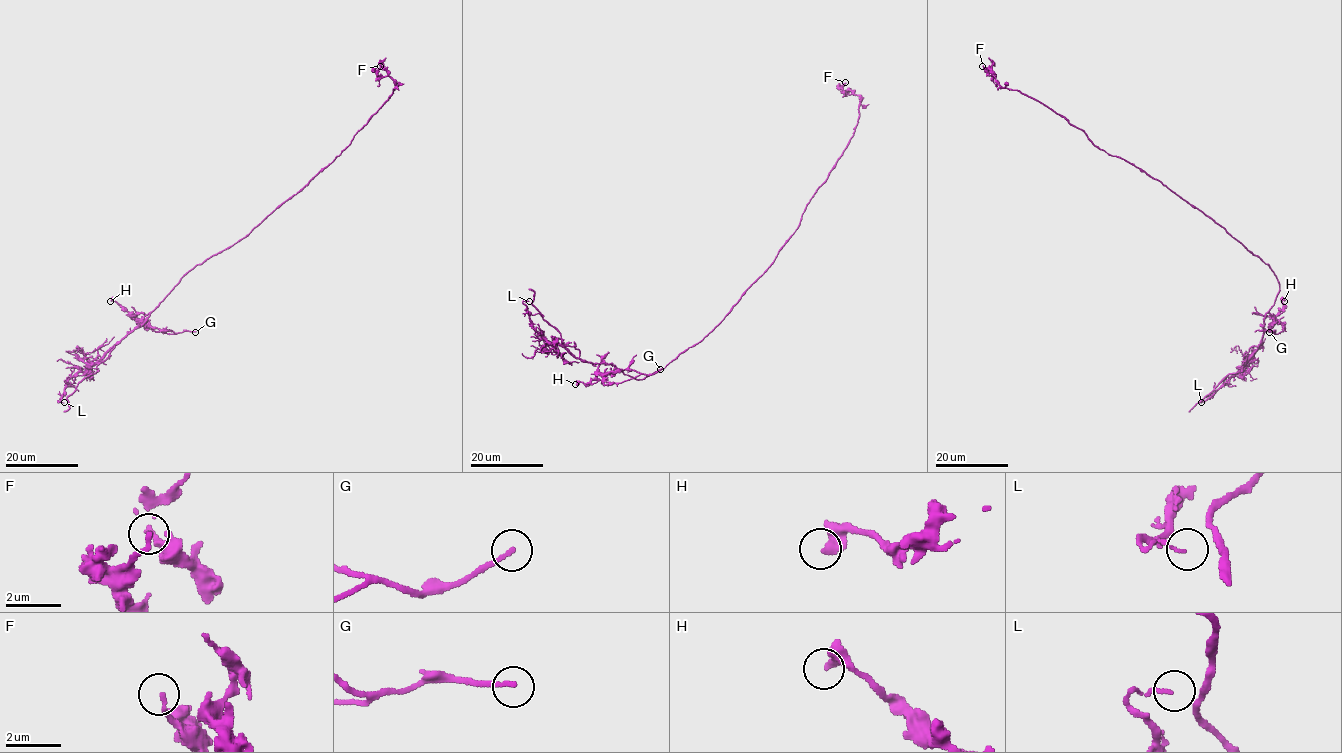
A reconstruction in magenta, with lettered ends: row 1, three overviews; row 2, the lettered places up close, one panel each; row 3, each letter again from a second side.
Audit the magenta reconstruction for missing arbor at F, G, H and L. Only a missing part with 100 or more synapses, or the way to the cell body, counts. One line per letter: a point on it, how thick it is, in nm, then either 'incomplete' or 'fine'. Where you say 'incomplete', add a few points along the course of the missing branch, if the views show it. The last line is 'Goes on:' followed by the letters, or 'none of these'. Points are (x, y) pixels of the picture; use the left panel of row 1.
F: at (380, 66); 140 nm thick; fine
G: at (195, 332); 170 nm thick; fine
H: at (110, 301); 340 nm thick; fine
L: at (64, 402); 80 nm thick; fine
Goes on: none of these

